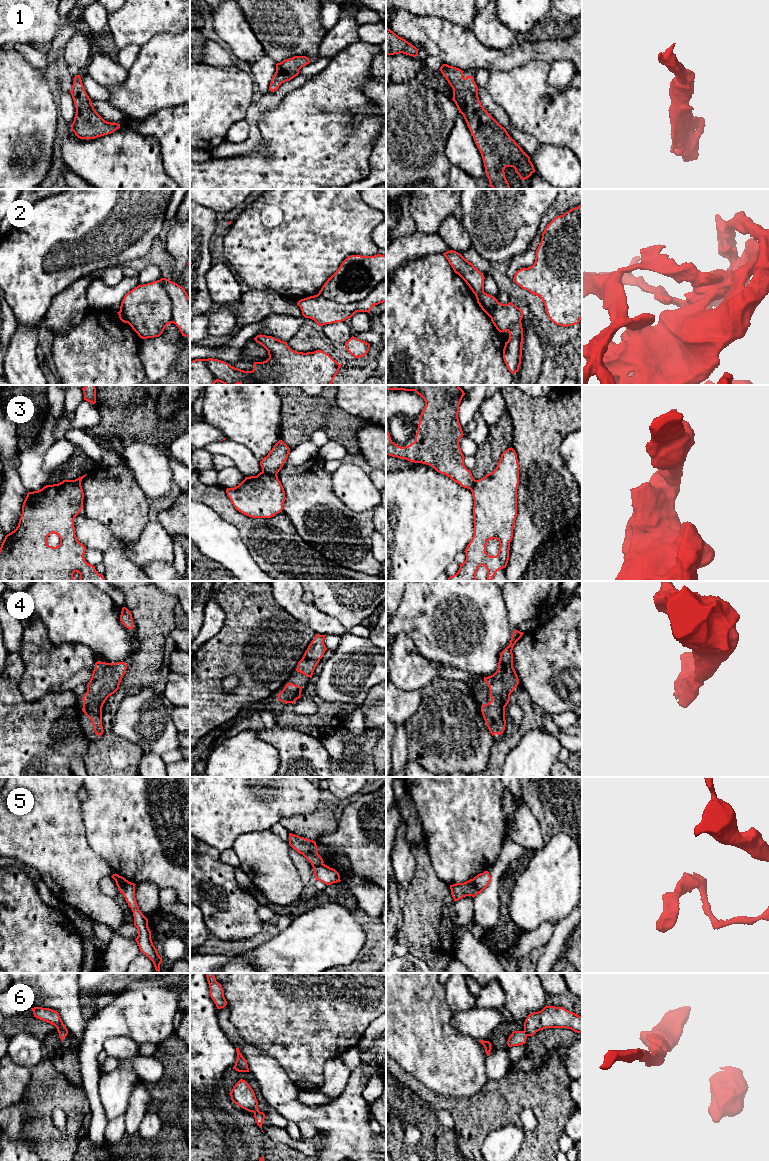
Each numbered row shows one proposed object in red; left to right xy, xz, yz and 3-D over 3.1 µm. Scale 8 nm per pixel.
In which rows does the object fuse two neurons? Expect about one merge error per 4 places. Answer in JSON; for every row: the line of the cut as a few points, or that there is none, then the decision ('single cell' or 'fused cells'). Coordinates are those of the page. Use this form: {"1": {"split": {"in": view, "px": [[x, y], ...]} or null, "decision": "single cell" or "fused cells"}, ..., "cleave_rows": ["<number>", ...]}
{"1": {"split": null, "decision": "single cell"}, "2": {"split": {"in": "xz", "px": [[385, 279], [365, 297], [353, 303], [339, 304], [318, 294]]}, "decision": "fused cells"}, "3": {"split": {"in": "xz", "px": [[262, 471], [276, 475]]}, "decision": "fused cells"}, "4": {"split": null, "decision": "single cell"}, "5": {"split": {"in": "xy", "px": [[119, 876], [123, 884], [122, 893]]}, "decision": "fused cells"}, "6": {"split": null, "decision": "single cell"}, "cleave_rows": ["2", "3", "5"]}

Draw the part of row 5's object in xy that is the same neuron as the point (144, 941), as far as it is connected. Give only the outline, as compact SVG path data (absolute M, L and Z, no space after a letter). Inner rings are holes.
M120 876L122 883L124 884L123 897L131 908L134 916L134 926L138 930L138 936L135 939L141 953L145 954L154 964L155 970L160 972L160 964L162 958L159 956L157 949L153 945L151 939L151 931L148 927L148 919L139 910L138 904L135 898L135 885L129 882L124 877Z

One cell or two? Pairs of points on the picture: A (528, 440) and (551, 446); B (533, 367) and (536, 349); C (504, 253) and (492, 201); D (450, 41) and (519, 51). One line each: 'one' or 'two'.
A: one
B: one
C: one
D: one

